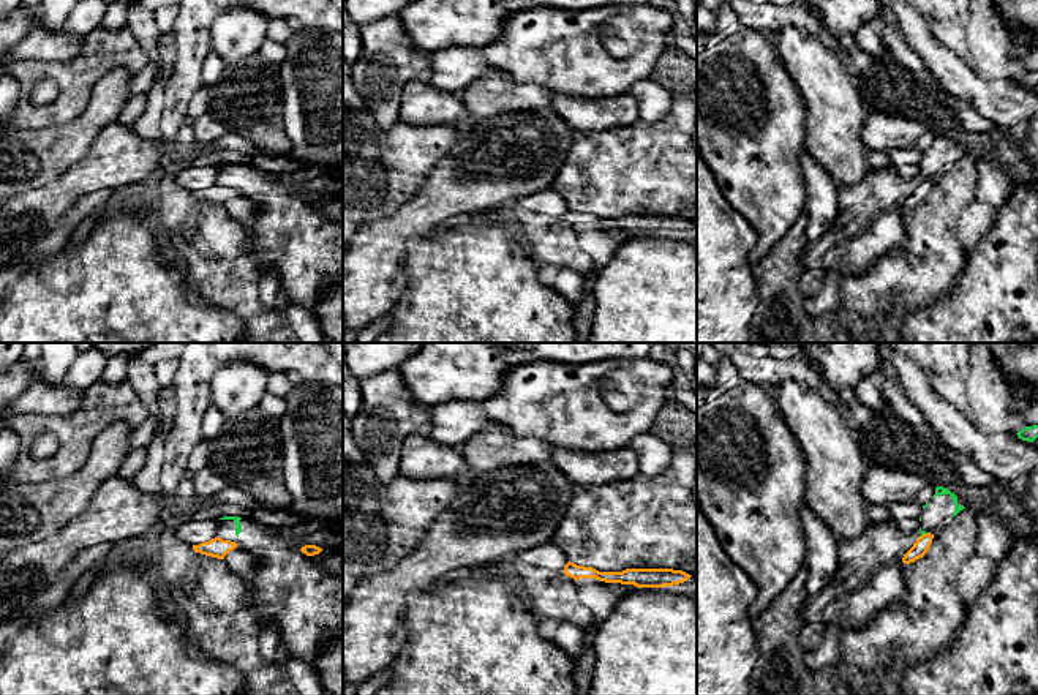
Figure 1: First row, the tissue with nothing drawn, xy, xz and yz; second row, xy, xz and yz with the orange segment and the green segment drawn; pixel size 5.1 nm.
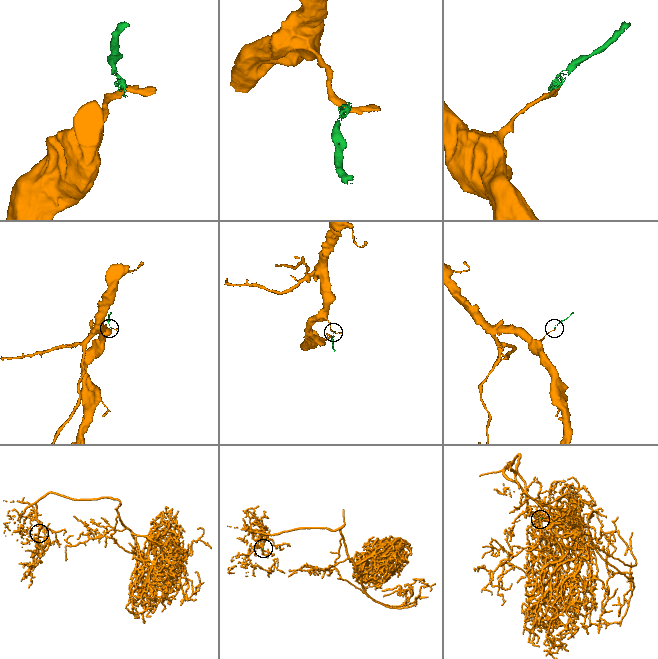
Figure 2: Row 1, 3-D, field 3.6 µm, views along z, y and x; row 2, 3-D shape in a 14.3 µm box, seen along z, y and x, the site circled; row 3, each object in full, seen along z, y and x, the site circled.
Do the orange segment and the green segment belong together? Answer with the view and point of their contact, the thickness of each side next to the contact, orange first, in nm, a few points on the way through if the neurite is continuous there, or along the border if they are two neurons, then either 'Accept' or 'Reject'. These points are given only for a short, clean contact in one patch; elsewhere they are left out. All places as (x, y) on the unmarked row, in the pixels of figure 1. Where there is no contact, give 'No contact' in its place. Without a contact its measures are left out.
Touches orange at yz (923, 180). Thickness 80 nm (orange) against 20 nm. Boundary: yz (928, 179), (920, 184). Reject

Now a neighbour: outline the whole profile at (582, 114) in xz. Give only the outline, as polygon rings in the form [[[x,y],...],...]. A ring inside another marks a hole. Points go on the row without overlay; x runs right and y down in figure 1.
[[[630,93],[610,98],[574,98],[553,95],[550,107],[574,131],[608,131],[638,120],[638,106]]]

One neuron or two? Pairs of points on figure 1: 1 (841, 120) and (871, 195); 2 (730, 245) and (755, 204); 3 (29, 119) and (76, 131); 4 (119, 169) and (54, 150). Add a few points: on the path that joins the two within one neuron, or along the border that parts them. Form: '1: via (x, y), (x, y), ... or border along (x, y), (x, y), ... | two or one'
1: border along (872, 169), (850, 185) | two
2: border along (721, 191), (755, 236), (751, 255) | two
3: border along (86, 105), (63, 123), (18, 127) | two
4: border along (101, 128), (90, 147), (51, 182) | two

